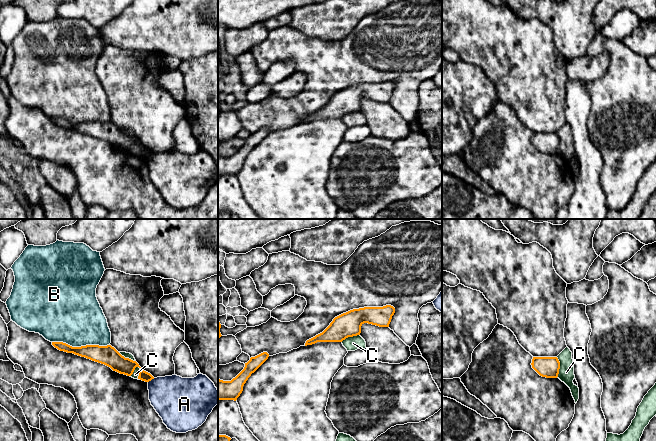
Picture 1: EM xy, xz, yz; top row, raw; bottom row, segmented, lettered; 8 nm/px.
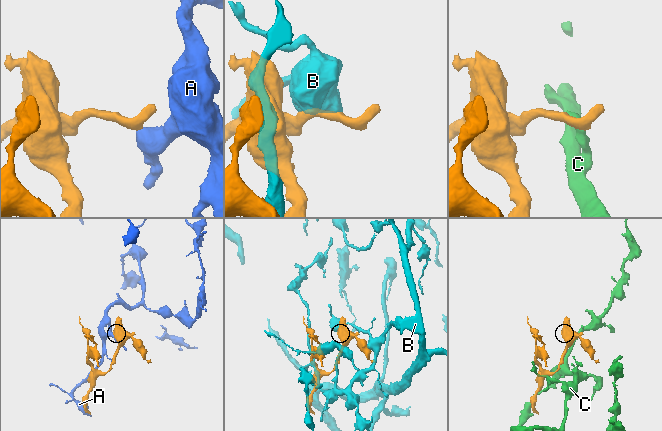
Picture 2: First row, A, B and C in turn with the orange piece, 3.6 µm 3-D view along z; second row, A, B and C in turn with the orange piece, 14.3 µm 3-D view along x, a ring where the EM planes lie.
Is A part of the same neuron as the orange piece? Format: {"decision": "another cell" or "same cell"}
{"decision": "another cell"}

